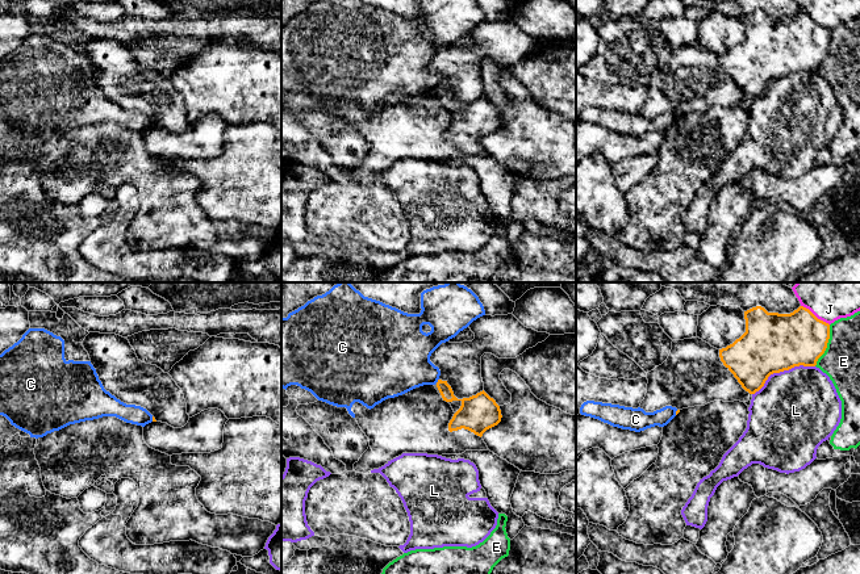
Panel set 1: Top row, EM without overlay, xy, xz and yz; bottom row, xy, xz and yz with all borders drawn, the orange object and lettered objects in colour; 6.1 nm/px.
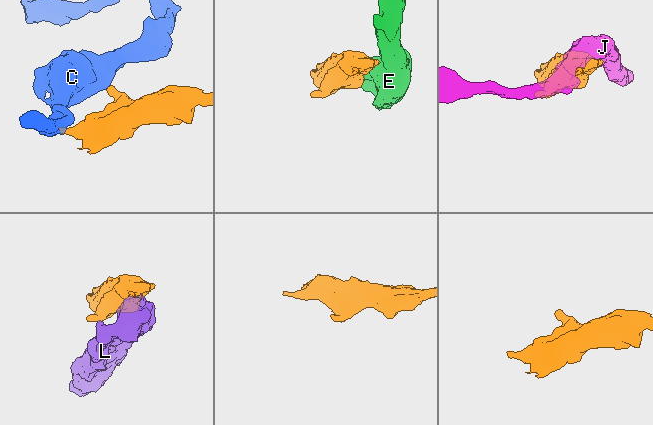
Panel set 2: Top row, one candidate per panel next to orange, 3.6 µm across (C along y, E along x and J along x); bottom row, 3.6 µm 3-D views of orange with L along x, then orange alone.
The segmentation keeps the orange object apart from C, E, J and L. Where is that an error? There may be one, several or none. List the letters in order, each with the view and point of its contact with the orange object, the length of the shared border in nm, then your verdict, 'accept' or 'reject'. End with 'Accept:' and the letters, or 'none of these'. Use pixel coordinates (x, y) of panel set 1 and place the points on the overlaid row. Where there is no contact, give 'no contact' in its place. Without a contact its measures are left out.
C: contact xz (438, 381); length 40 nm; reject
E: contact yz (826, 346); length 280 nm; reject
J: contact yz (814, 315); length 220 nm; reject
L: contact yz (781, 371); length 420 nm; reject
Accept: none of these

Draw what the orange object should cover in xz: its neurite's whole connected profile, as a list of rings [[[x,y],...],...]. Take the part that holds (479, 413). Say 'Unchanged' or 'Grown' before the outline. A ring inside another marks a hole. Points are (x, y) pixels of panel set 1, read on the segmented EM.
Unchanged. [[[438,380],[437,387],[446,402],[460,401],[460,408],[448,423],[448,431],[468,430],[477,436],[501,422],[501,410],[484,390],[469,398],[458,399],[447,381]]]

